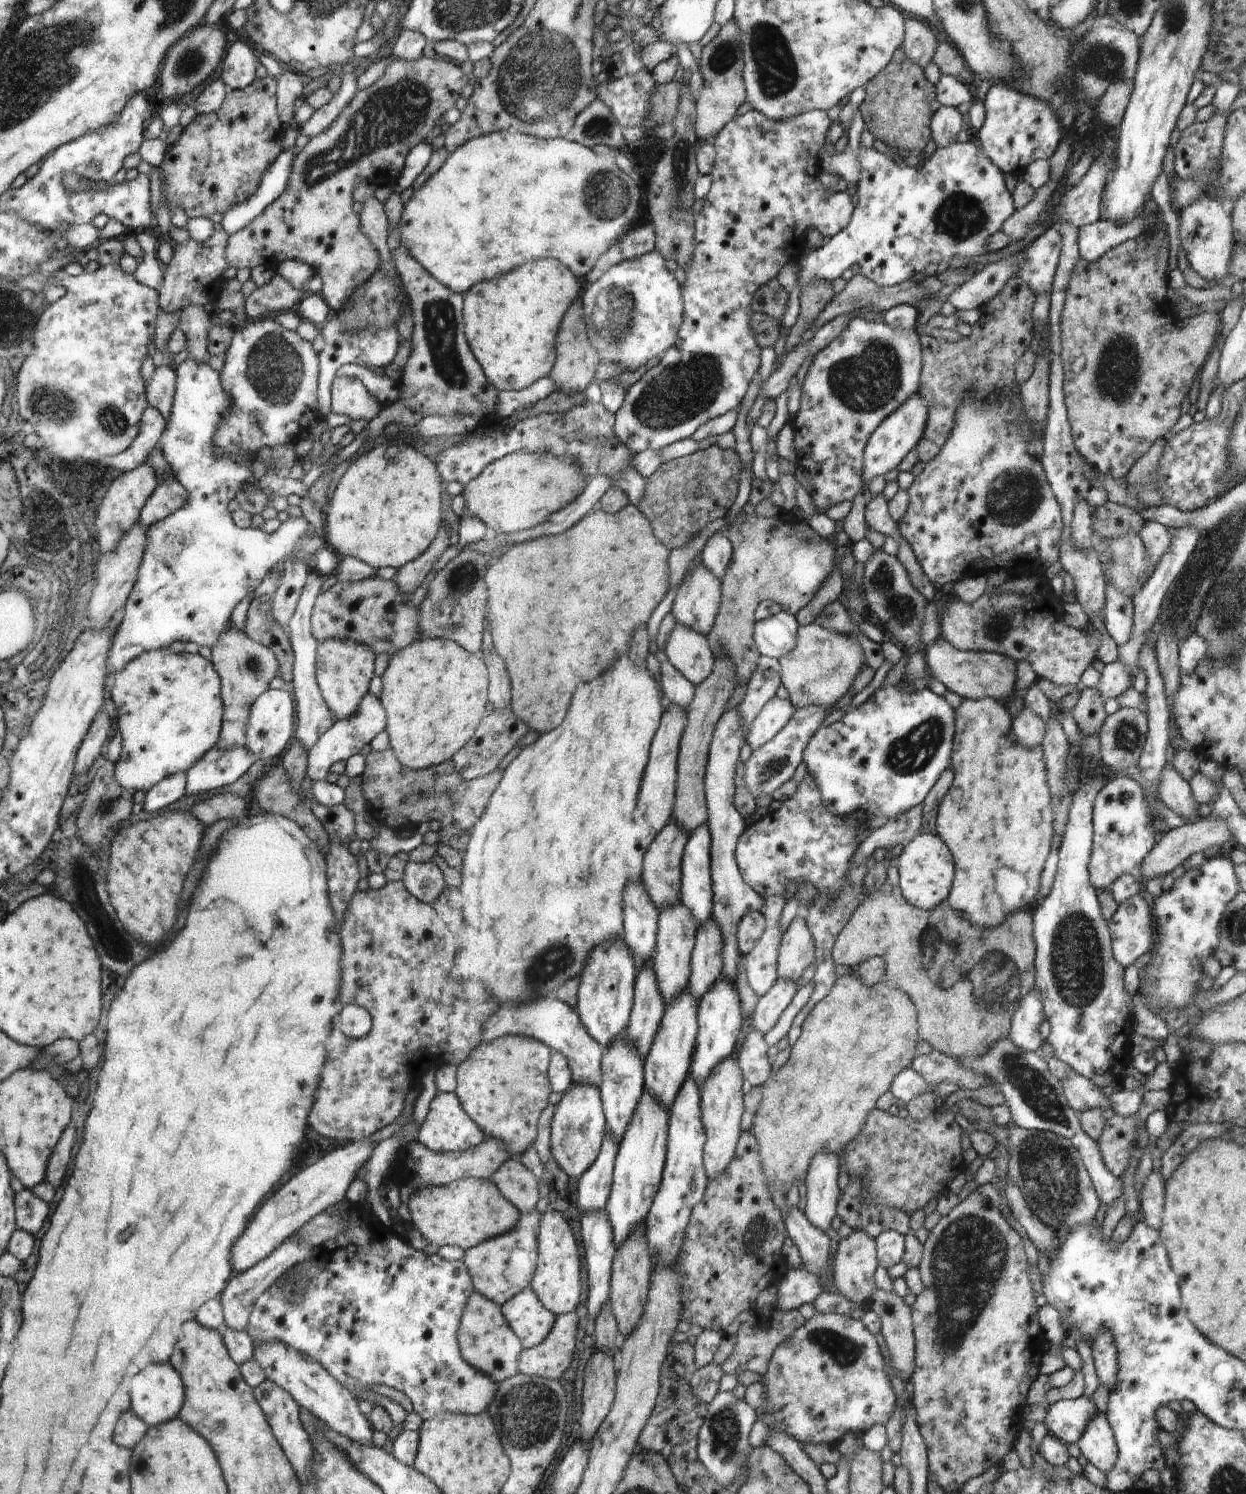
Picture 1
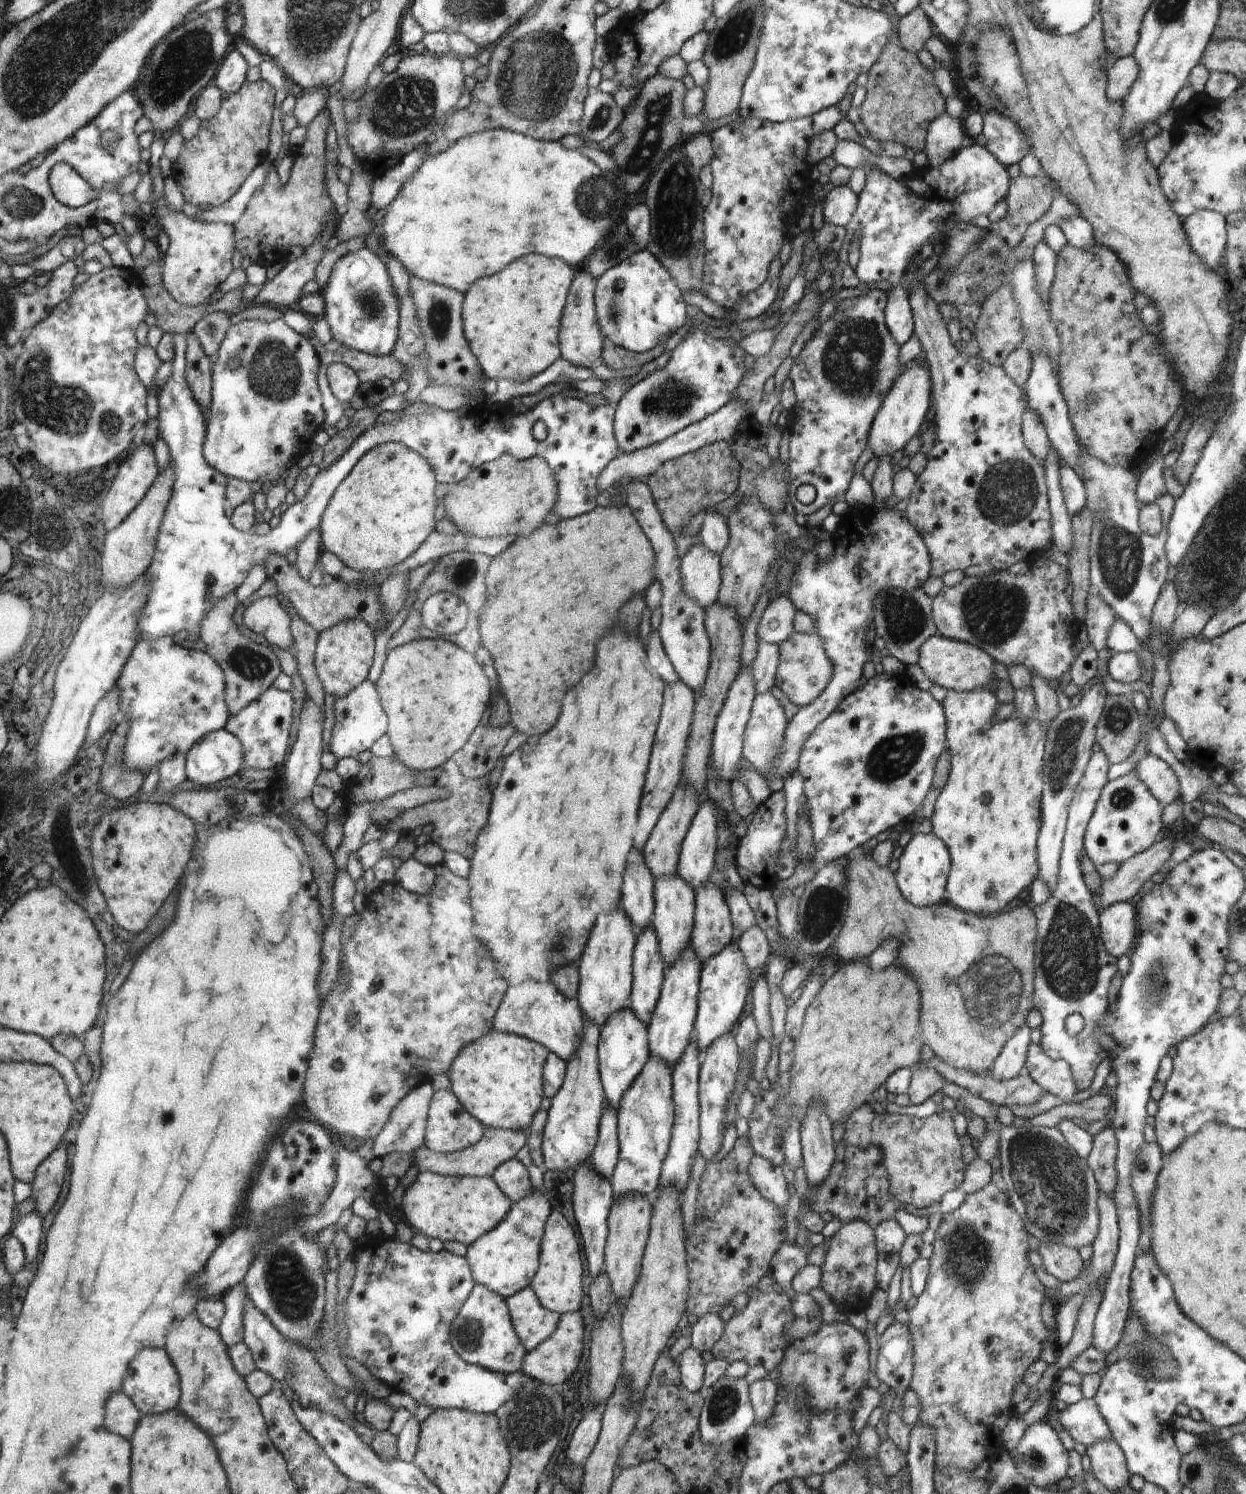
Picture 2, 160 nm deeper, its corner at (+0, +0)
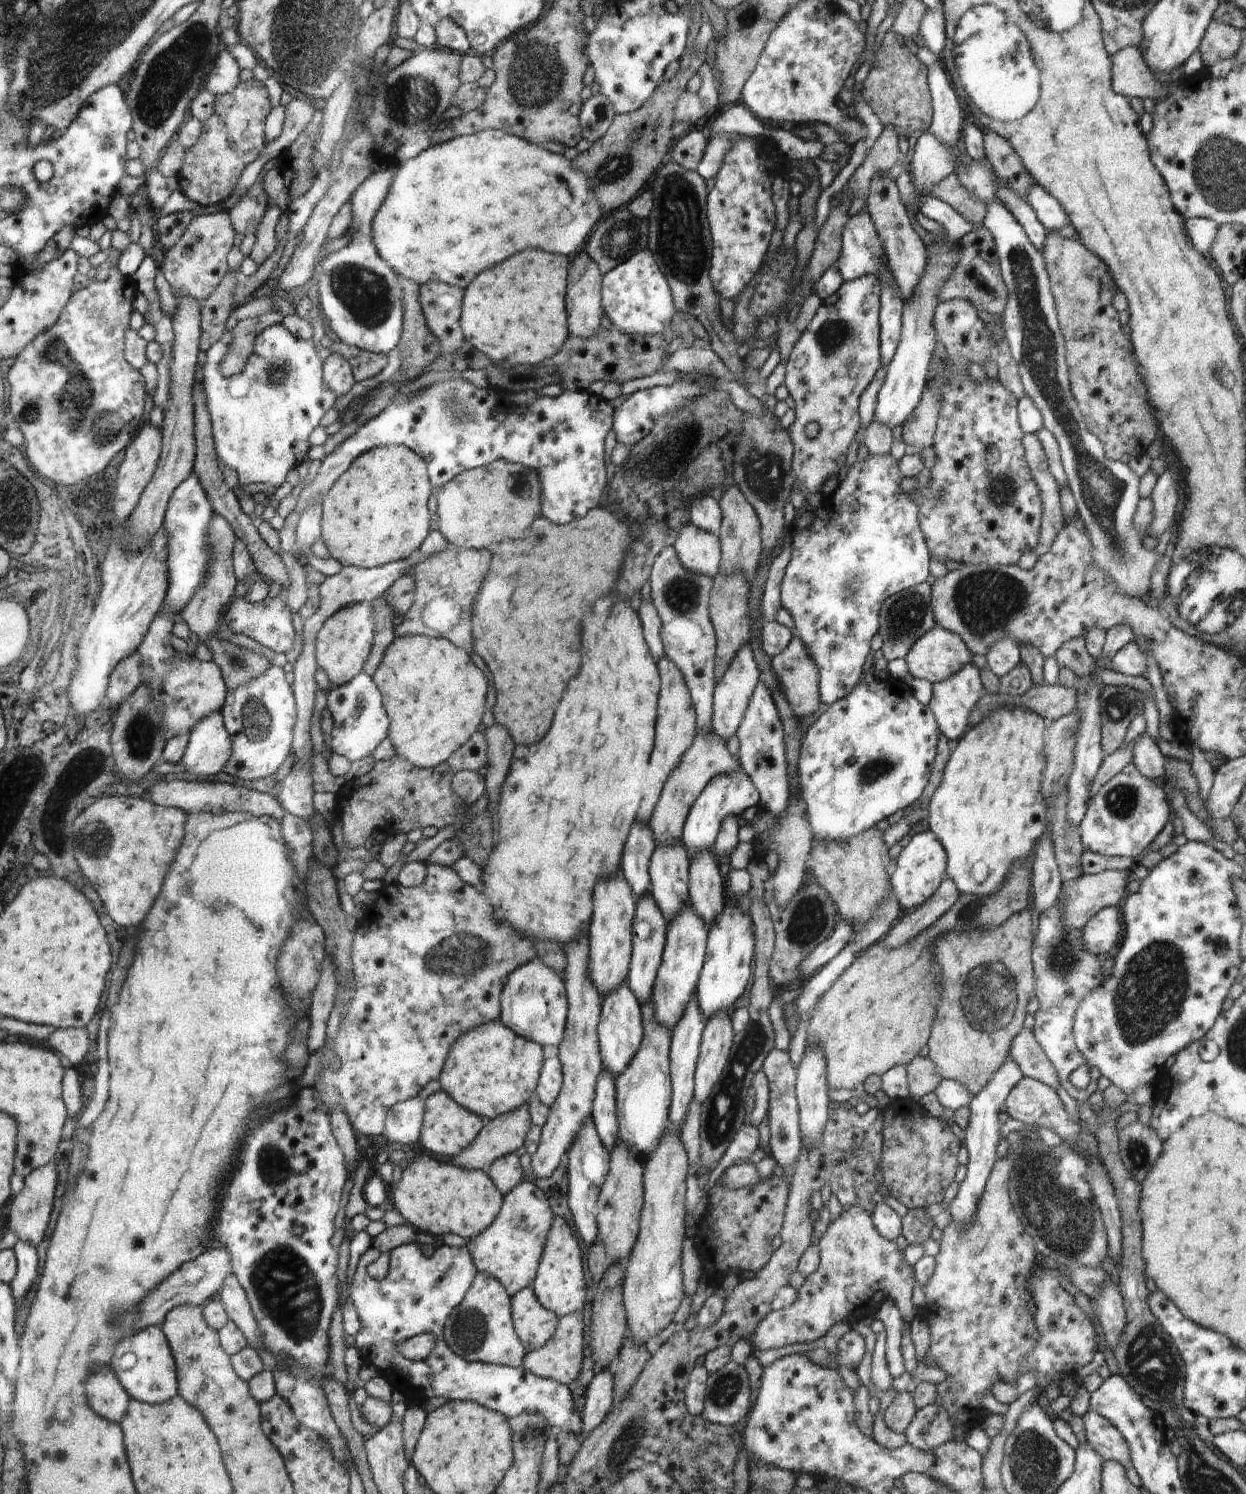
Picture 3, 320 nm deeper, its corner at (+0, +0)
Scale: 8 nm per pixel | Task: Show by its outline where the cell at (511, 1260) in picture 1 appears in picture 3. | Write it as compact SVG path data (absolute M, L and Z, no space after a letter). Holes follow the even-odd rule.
M526 1179L505 1194L495 1222L482 1234L468 1240L465 1247L471 1251L478 1272L495 1276L514 1296L524 1287L532 1286L555 1217L543 1189L534 1180Z

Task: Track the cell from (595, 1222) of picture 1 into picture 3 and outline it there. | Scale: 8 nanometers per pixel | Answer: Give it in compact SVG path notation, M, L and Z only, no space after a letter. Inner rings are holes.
M591 1116L587 1120L586 1127L579 1132L574 1146L567 1152L566 1160L569 1180L569 1191L567 1194L569 1209L582 1242L589 1248L590 1245L594 1246L596 1244L596 1238L598 1238L596 1220L596 1215L598 1214L597 1198L609 1169L609 1150L603 1144L603 1141L600 1140L598 1129L595 1127Z

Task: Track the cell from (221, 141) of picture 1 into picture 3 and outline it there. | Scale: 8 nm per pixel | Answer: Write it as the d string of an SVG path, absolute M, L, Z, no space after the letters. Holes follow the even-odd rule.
M257 79L238 83L234 92L218 95L214 114L203 122L200 142L187 149L184 166L175 179L177 188L202 207L220 206L230 200L238 177L264 148L264 119L269 112L268 92Z

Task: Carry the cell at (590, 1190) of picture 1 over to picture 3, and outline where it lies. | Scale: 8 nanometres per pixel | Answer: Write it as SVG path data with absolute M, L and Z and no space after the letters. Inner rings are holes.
M603 1069L598 1078L598 1084L595 1088L595 1100L593 1102L591 1119L598 1129L600 1140L608 1150L616 1148L619 1140L618 1123L618 1101L617 1101L617 1080L608 1069Z

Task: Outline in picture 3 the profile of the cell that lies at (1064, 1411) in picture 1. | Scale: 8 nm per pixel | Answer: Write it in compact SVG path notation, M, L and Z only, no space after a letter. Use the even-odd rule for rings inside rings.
M1100 1413L1084 1414L1087 1441L1100 1453L1104 1461L1119 1462L1124 1468L1131 1466L1131 1449L1123 1433Z

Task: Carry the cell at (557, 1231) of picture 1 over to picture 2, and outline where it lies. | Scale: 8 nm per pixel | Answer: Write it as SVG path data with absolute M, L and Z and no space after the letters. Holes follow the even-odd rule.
M553 1210L547 1218L543 1239L541 1240L539 1267L540 1276L536 1276L536 1280L531 1282L530 1286L534 1289L540 1304L544 1308L561 1315L581 1310L581 1280L584 1276L584 1264L582 1264L582 1258L580 1258L580 1248L578 1248L572 1227L560 1211Z

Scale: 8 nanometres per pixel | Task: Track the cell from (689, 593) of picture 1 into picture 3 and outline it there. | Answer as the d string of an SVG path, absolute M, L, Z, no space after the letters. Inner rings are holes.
M686 523L673 544L679 559L692 572L713 578L722 565L722 542L716 533Z

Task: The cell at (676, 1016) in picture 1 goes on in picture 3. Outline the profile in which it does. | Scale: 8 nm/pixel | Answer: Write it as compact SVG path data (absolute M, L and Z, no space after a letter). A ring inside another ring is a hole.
M684 907L674 919L669 920L670 930L666 932L666 944L651 998L655 1002L655 1017L664 1023L669 1031L678 1026L686 1012L690 998L696 992L699 976L707 958L707 943L710 941L710 929L706 921L692 908Z

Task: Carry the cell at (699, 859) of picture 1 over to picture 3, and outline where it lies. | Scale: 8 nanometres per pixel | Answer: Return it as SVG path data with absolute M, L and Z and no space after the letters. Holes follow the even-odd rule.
M743 769L740 772L716 775L692 803L683 828L682 842L693 852L693 856L710 851L726 819L742 815L747 810L753 811L758 808L759 800L758 789Z

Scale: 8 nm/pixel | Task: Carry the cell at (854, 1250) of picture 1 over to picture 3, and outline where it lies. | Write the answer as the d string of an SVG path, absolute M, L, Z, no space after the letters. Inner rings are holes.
M858 1205L846 1207L840 1216L828 1225L826 1232L820 1237L818 1247L820 1257L818 1268L797 1288L796 1300L789 1307L779 1311L770 1311L758 1323L751 1336L751 1346L754 1350L774 1350L774 1348L790 1346L790 1344L812 1342L825 1336L836 1322L846 1321L848 1314L852 1314L858 1306L866 1304L868 1299L872 1299L874 1303L890 1299L895 1302L903 1320L910 1323L915 1318L918 1311L912 1304L915 1272L912 1272L912 1268L908 1266L907 1257L898 1249L896 1241L885 1239L879 1233L871 1213Z

